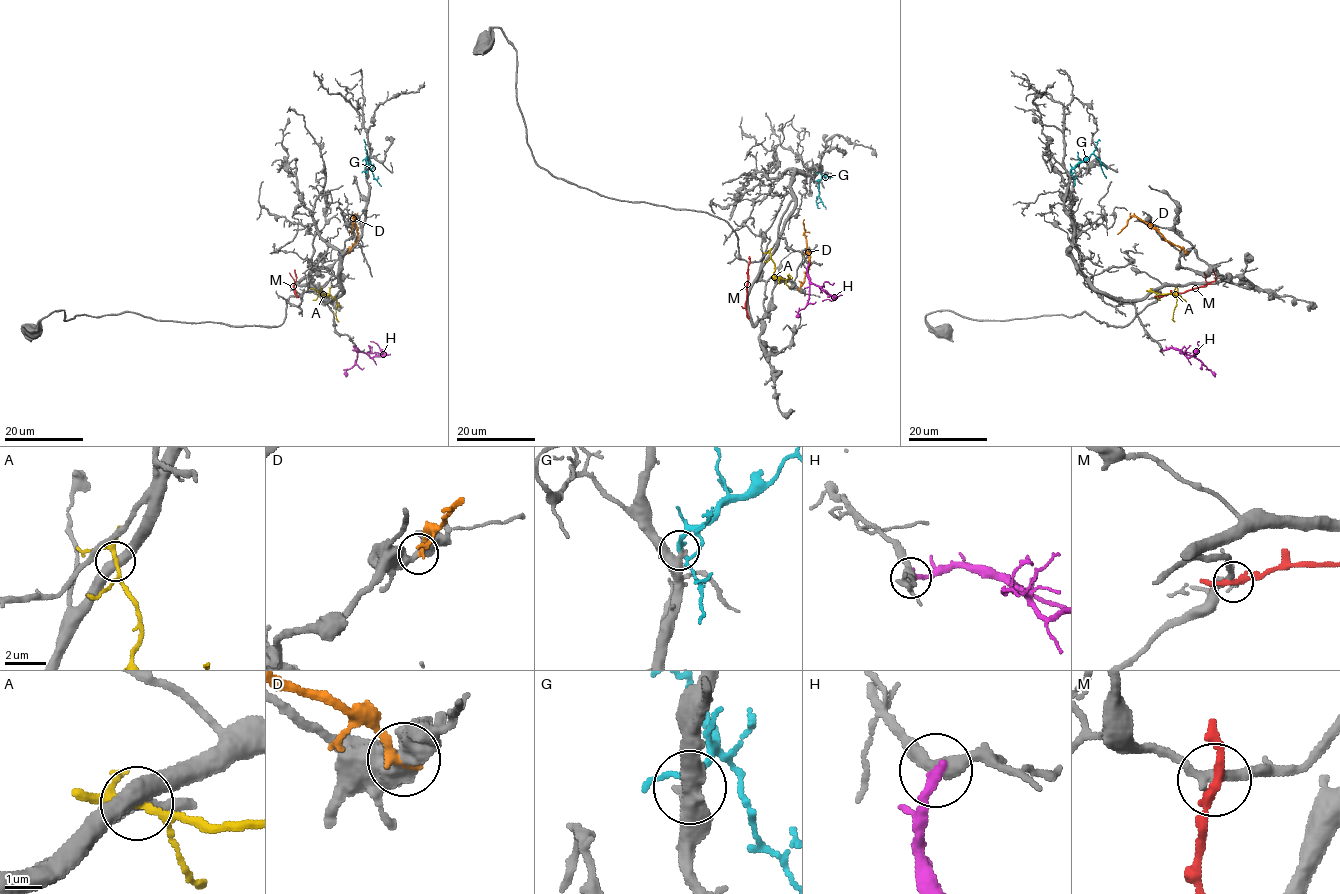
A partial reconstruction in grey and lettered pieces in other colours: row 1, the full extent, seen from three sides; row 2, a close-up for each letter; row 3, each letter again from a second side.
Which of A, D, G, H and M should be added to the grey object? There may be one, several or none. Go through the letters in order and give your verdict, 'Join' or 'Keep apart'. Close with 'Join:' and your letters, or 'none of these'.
A: Keep apart
D: Keep apart
G: Join
H: Keep apart
M: Keep apart
Join: G

